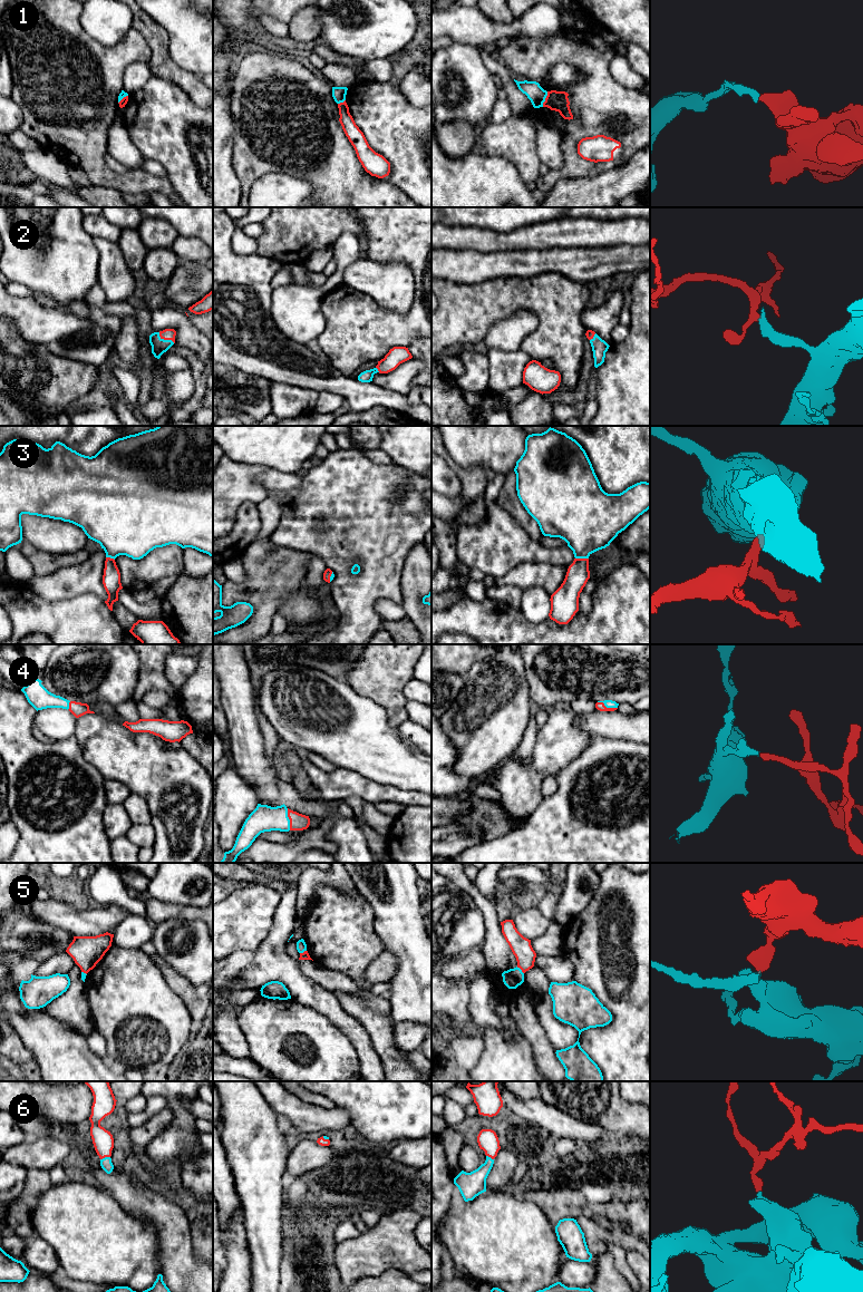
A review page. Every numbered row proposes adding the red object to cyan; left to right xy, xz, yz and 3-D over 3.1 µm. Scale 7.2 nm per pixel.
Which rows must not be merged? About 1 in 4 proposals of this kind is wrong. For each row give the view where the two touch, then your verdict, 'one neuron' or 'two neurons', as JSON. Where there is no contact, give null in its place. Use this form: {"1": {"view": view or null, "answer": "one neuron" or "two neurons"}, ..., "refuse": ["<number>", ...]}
{"1": {"view": "yz", "answer": "two neurons"}, "2": {"view": "xy", "answer": "one neuron"}, "3": {"view": "yz", "answer": "one neuron"}, "4": {"view": "xz", "answer": "one neuron"}, "5": {"view": "yz", "answer": "two neurons"}, "6": {"view": "xy", "answer": "one neuron"}, "refuse": ["1", "5"]}

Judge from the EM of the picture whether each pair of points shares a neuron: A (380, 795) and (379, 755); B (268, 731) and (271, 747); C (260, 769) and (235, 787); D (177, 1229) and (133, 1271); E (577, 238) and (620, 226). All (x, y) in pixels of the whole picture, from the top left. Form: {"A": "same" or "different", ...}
{"A": "different", "B": "same", "C": "different", "D": "different", "E": "same"}

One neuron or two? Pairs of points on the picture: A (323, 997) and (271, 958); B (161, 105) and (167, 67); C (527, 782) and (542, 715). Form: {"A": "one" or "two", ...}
{"A": "one", "B": "two", "C": "two"}

